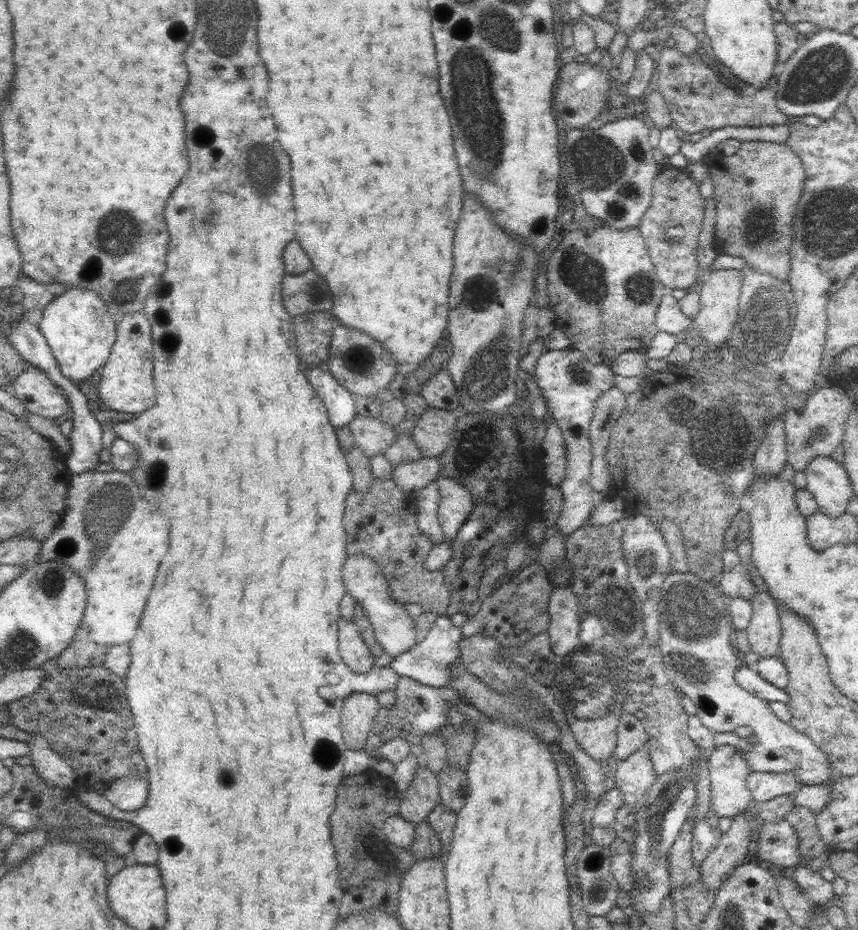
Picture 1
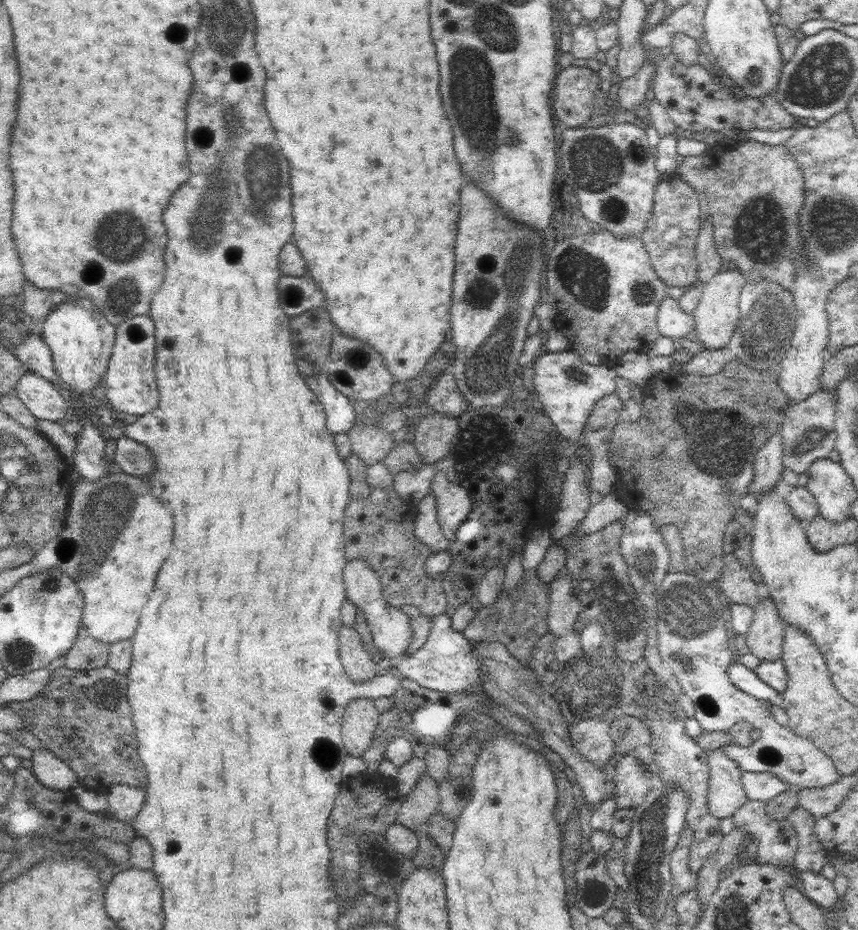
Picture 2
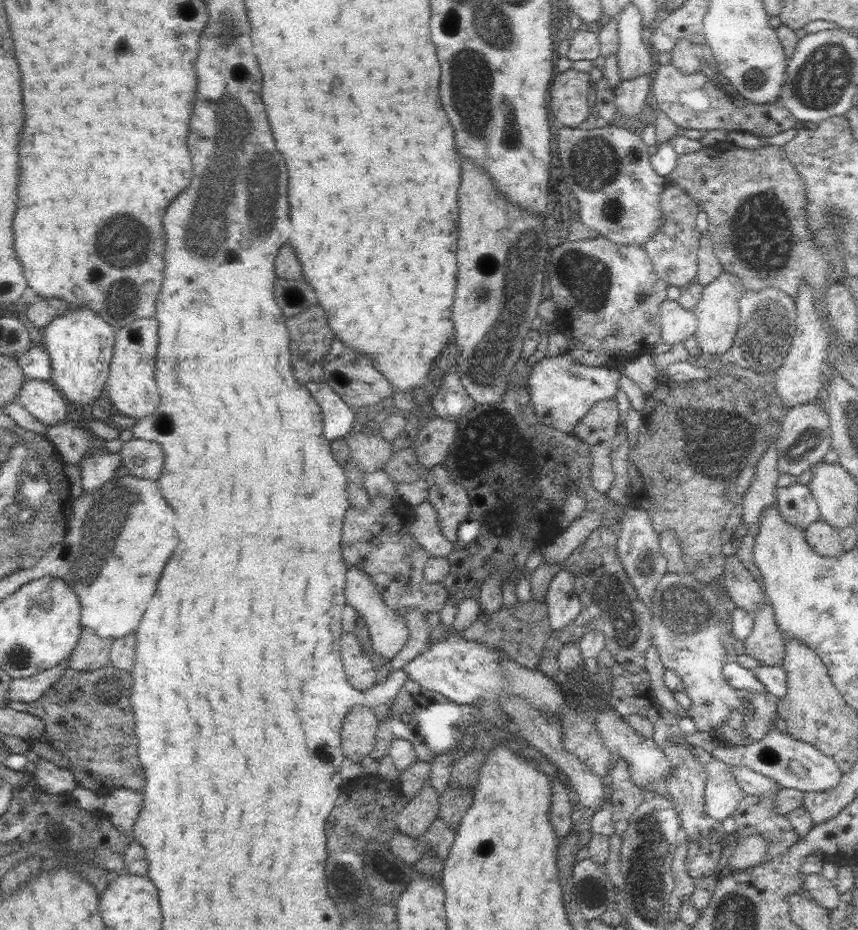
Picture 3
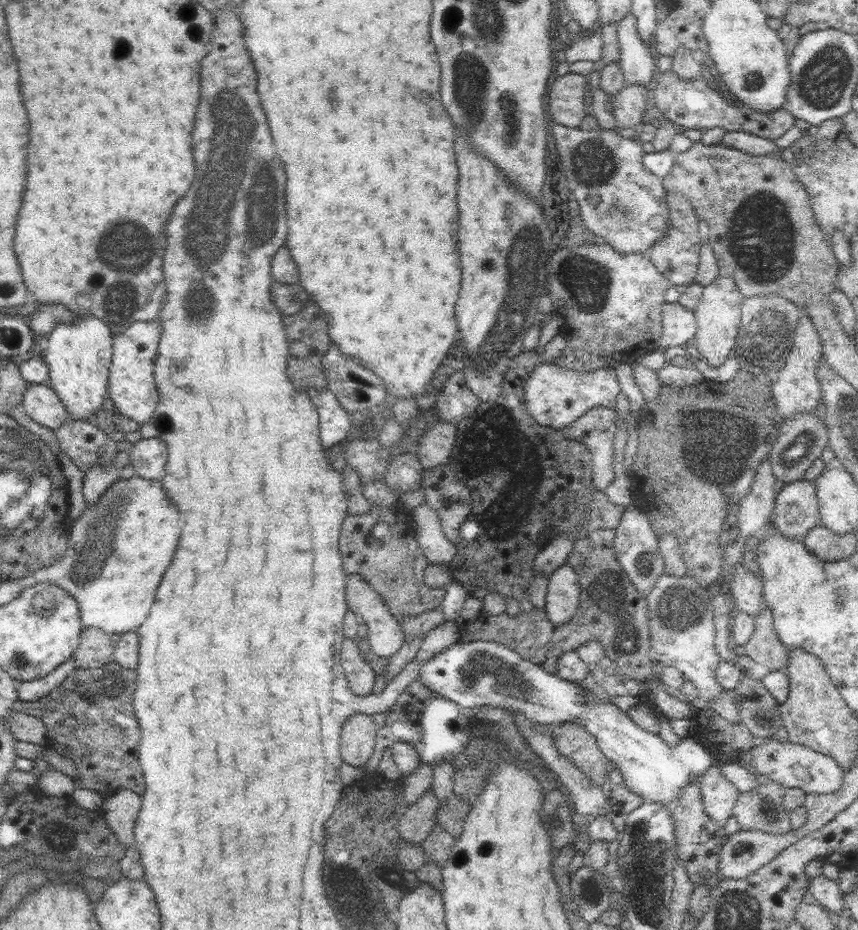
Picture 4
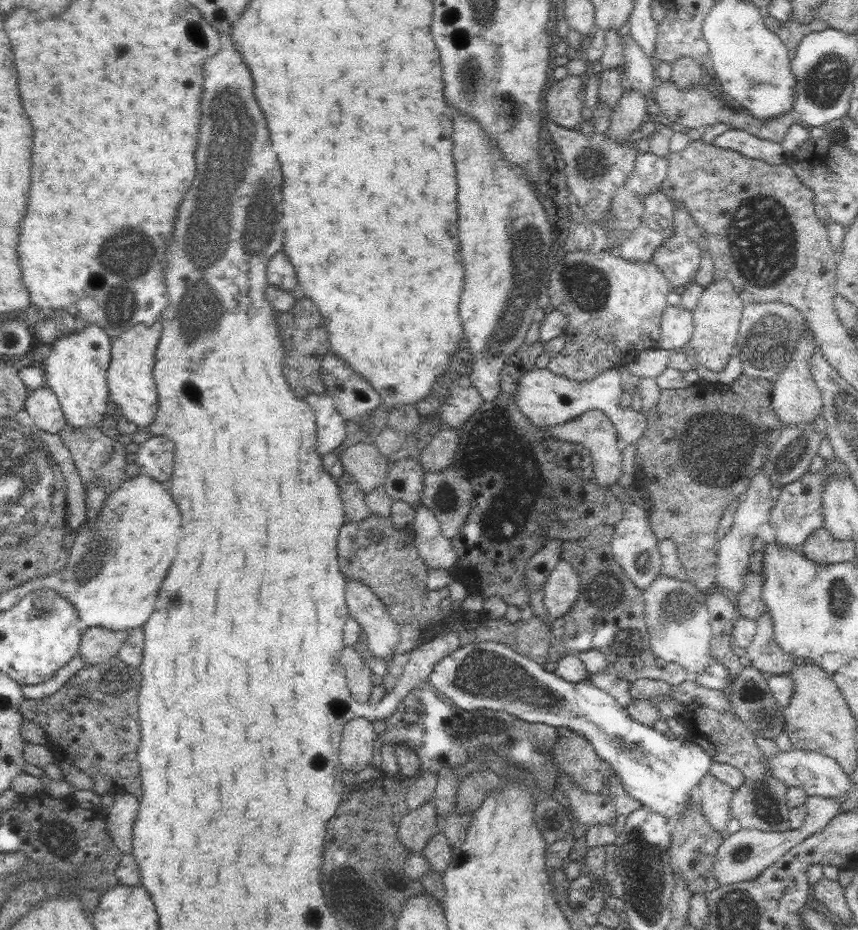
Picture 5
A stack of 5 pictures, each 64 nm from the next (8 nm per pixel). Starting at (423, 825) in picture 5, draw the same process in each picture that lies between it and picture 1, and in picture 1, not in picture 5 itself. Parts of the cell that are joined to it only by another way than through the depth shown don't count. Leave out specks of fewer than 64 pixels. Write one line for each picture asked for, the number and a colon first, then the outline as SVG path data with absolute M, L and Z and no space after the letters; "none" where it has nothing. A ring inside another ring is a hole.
1: M421 760L411 786L405 792L401 792L401 796L399 796L399 812L397 814L403 820L411 822L415 828L419 822L429 818L431 810L437 806L439 800L441 800L439 782L437 782L435 774Z
2: M421 774L417 786L401 798L401 806L397 810L397 820L405 828L419 832L421 828L427 826L429 818L439 812L439 786L429 774Z
3: M427 780L417 796L403 802L401 810L395 814L395 824L399 832L423 840L423 834L429 830L437 814L439 814L439 794Z
4: M431 790L425 792L415 804L409 804L407 812L399 818L399 836L405 842L421 846L437 824L437 810L439 800Z

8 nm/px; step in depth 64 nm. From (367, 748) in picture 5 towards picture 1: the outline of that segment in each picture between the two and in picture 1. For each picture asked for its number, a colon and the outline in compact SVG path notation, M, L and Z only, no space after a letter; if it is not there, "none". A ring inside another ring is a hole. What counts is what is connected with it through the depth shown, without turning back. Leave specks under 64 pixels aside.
1: M351 694L345 698L341 730L347 750L365 750L365 742L375 728L375 716L381 708L375 698L375 694Z
2: M355 698L343 712L341 738L347 756L363 758L373 746L375 728L379 724L379 712L373 708L373 700Z
3: M355 706L341 726L341 750L345 760L361 764L365 756L371 756L377 736L377 718L367 706Z
4: M353 714L349 720L345 720L341 728L341 760L343 764L351 768L363 768L367 760L373 756L377 738L377 726L373 724L371 716L365 714Z

